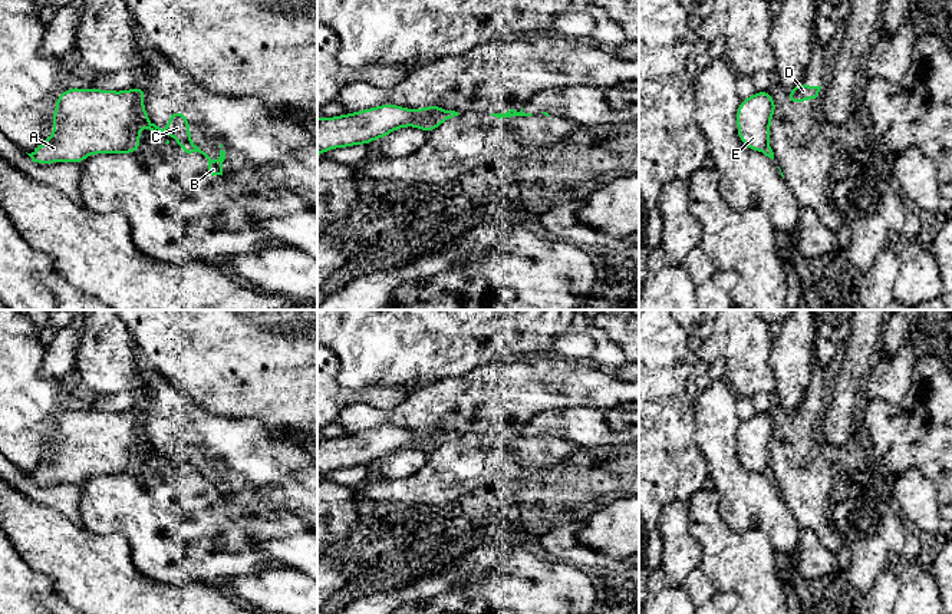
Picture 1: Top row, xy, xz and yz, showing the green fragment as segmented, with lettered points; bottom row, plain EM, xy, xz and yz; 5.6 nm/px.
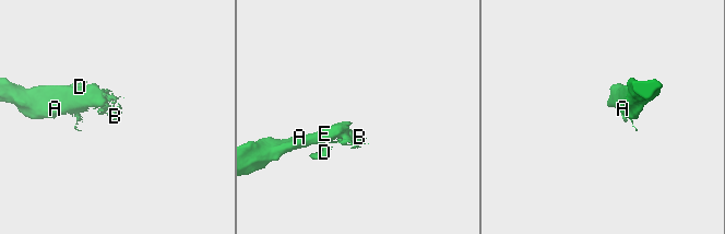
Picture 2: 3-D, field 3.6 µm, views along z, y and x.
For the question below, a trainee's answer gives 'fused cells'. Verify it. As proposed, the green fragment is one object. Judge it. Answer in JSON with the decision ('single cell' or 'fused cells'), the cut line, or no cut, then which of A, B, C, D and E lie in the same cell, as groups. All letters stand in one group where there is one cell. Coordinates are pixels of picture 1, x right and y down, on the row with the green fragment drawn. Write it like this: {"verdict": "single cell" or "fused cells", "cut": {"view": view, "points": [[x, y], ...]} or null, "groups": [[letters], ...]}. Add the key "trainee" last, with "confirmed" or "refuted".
{"verdict": "fused cells", "cut": {"view": "xz", "points": [[445, 111], [411, 125]]}, "groups": [["A", "E"], ["B", "C", "D"]], "trainee": "confirmed"}

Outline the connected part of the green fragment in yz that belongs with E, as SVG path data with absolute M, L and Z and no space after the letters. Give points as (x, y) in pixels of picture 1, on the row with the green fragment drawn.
M768 90L741 99L737 110L737 128L739 141L748 149L762 152L770 146L770 126L775 108L774 98Z

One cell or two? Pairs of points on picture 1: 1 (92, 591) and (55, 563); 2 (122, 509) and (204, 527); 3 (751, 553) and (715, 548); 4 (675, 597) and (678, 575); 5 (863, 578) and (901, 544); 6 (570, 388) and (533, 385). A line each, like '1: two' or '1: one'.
1: one
2: one
3: one
4: two
5: one
6: one

